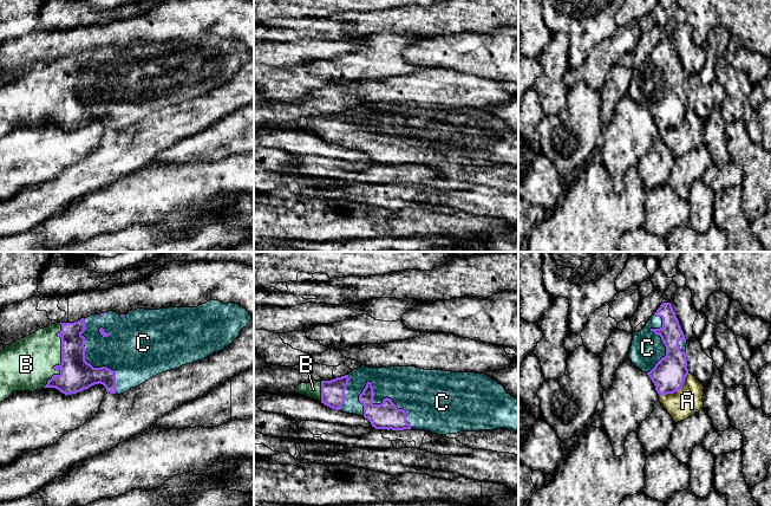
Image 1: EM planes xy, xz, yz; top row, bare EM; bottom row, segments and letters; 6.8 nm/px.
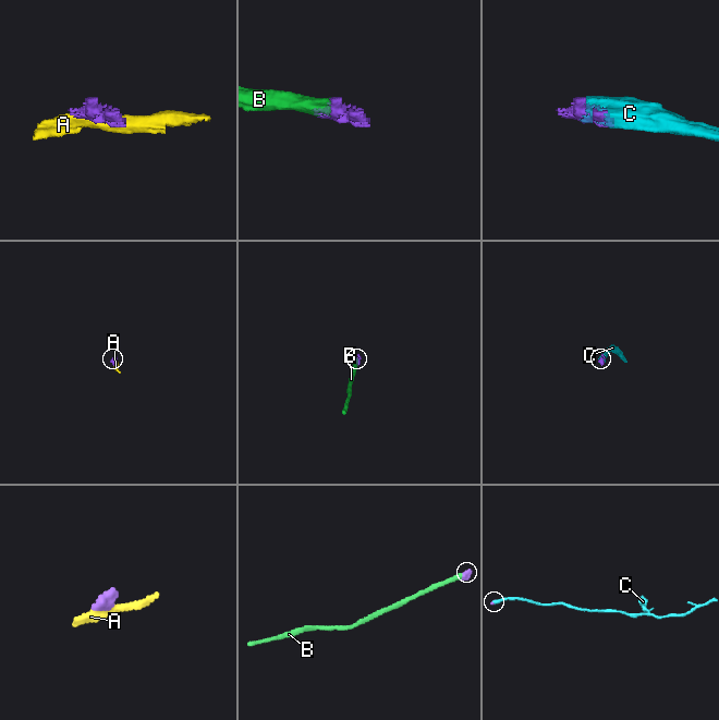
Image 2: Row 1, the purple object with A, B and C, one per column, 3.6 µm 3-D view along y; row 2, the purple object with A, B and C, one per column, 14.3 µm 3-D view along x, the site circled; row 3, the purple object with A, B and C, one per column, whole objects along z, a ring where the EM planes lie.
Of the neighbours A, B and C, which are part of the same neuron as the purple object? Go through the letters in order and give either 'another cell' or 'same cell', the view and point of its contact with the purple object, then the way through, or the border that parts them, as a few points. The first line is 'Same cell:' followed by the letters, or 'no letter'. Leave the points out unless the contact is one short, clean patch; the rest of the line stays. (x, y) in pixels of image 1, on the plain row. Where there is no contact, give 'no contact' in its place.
Same cell: B, C
A: another cell; meets purple in yz at (677, 125)
B: same cell; meets purple in xy at (61, 93)
C: same cell; meets purple in xz at (386, 133)

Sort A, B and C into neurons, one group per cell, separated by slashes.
A / B C

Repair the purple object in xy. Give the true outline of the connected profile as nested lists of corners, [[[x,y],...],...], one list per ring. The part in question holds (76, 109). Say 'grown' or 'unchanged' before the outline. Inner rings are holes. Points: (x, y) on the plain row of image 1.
grown; [[[209,35],[197,43],[137,44],[126,50],[109,46],[74,58],[55,58],[0,86],[0,137],[15,126],[55,123],[71,130],[99,118],[107,128],[120,130],[158,109],[223,85],[251,54],[239,39]]]

